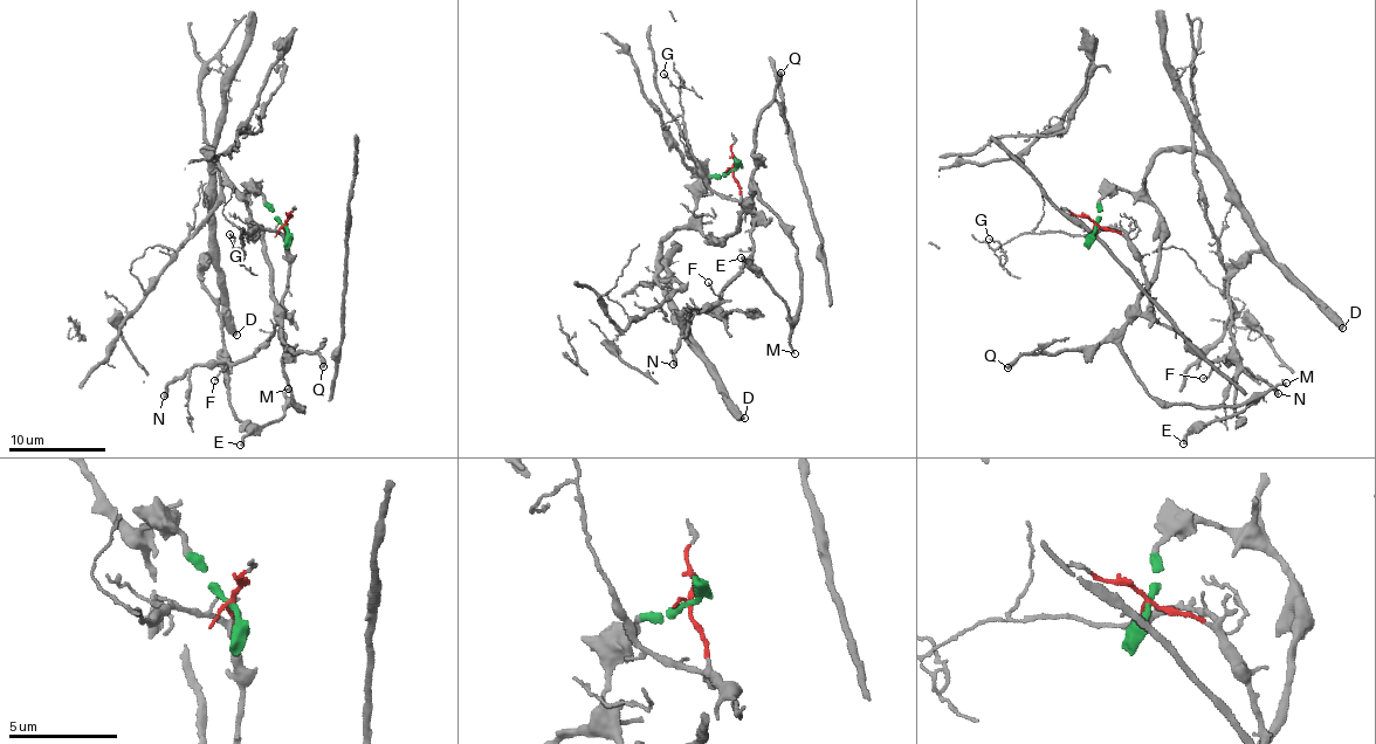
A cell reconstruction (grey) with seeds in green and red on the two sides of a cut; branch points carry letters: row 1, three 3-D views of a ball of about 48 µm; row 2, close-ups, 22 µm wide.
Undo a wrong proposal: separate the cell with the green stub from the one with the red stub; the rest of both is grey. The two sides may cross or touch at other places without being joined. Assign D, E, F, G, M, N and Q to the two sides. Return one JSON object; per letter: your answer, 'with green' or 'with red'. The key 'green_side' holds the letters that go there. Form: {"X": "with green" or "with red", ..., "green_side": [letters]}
{"D": "with green", "E": "with green", "F": "with red", "G": "with red", "M": "with green", "N": "with red", "Q": "with green", "green_side": ["D", "E", "M", "Q"]}

